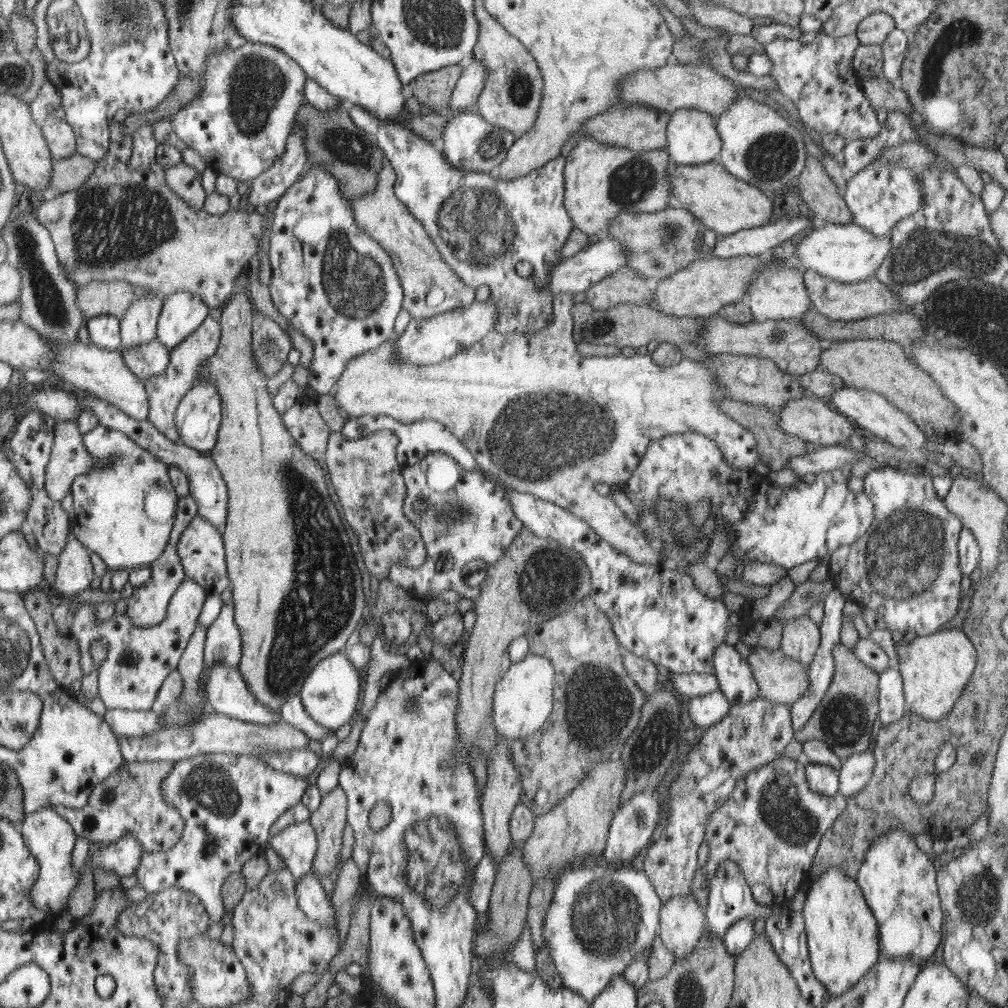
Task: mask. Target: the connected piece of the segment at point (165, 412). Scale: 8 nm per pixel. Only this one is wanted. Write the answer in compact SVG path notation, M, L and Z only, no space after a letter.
M210 314L203 325L186 338L185 342L176 345L172 350L171 362L162 376L143 380L144 389L150 397L150 416L147 418L164 436L170 440L180 441L179 429L176 425L176 412L183 397L192 390L199 378L199 371L205 362L215 354L222 338L222 325L218 314Z

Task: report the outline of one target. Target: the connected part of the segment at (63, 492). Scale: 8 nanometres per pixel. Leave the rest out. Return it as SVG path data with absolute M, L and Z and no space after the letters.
M56 419L51 457L45 472L45 489L55 501L70 494L75 479L92 472L100 461L88 452L77 426L76 420Z

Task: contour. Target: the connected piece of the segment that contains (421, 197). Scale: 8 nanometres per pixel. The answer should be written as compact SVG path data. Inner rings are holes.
M354 104L348 105L347 109L355 124L378 140L386 161L391 163L398 177L395 195L423 223L428 236L438 246L443 260L455 270L464 284L476 290L481 285L489 287L490 297L494 297L496 313L494 329L506 334L510 331L534 332L548 326L555 319L555 298L548 289L548 280L552 278L553 268L562 264L562 259L558 258L558 250L564 246L574 221L565 205L566 157L560 154L530 174L514 180L501 179L497 170L465 172L463 168L454 168L451 165L444 147L440 148L416 135L403 121L379 119L375 114ZM522 260L534 267L531 277L522 278L516 274L516 264Z

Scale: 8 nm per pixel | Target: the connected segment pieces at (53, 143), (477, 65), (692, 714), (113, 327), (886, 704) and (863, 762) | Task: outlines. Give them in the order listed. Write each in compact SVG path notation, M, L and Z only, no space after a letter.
M48 116L44 119L44 136L47 137L54 160L69 157L76 150L74 133L65 120Z
M474 59L462 70L452 93L449 108L454 111L464 111L468 106L477 104L479 95L486 86L487 76L487 66L482 61Z
M720 689L704 696L690 698L688 701L689 717L700 728L718 724L728 715L732 705Z
M101 315L87 322L89 339L100 348L119 349L122 343L122 322L113 315Z
M888 667L879 674L879 719L883 724L893 722L903 715L905 694L900 671Z
M867 751L848 757L843 761L839 771L839 793L850 798L862 792L869 784L875 766L876 760L872 752Z

